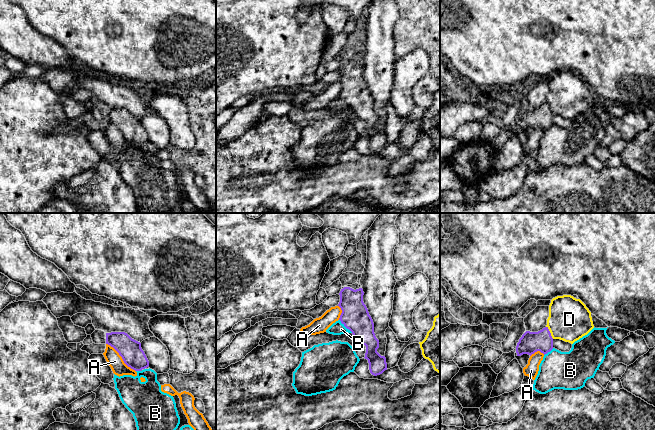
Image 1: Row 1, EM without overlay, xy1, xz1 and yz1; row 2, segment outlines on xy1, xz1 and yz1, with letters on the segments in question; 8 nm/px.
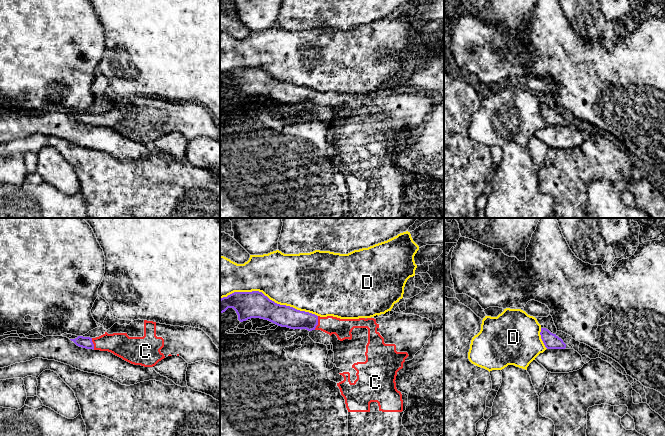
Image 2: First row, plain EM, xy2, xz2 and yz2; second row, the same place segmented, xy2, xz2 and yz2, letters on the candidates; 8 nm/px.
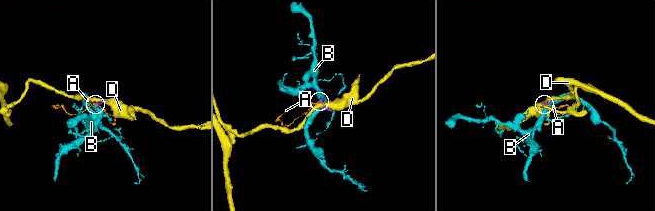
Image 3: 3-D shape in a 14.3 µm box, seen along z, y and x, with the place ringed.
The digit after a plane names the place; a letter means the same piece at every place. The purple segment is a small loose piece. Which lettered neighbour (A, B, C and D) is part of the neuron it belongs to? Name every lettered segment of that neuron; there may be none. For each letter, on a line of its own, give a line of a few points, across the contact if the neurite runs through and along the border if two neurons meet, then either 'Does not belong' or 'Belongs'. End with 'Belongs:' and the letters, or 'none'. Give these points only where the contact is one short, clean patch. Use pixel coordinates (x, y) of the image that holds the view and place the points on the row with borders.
A: Does not belong
B: Does not belong
C: Line: xz2 (287, 316), (317, 323), (335, 325), (342, 328). Belongs
D: Does not belong
Belongs: C

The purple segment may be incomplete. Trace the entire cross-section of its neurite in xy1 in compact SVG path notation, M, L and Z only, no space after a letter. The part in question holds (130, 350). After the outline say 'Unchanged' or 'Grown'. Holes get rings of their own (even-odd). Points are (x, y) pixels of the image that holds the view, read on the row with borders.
M106 333L106 344L113 347L131 369L141 371L149 366L149 361L141 348L141 343L132 339L127 333Z. Unchanged

